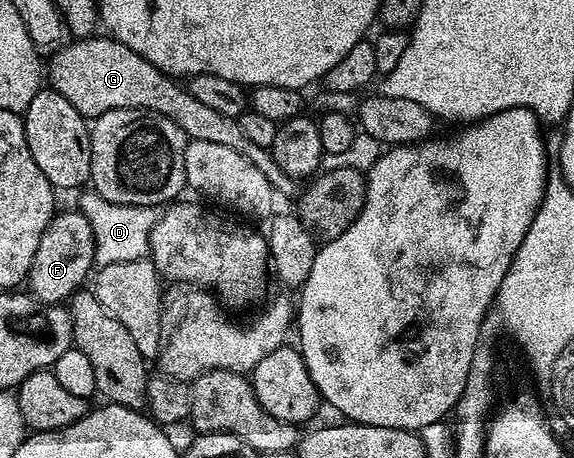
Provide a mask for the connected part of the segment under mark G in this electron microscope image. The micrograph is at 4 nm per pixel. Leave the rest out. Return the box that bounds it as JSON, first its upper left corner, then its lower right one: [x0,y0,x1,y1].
[45,38,297,196]

